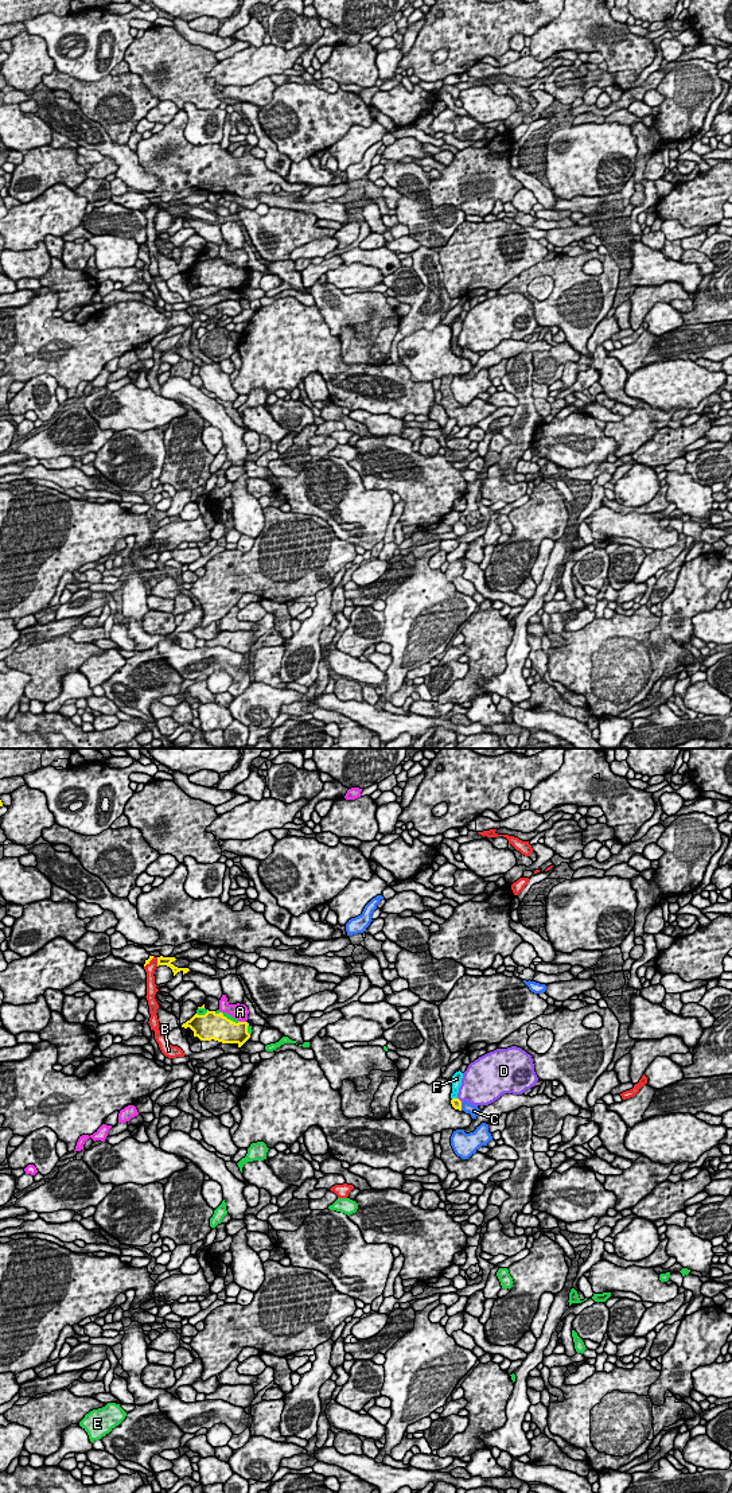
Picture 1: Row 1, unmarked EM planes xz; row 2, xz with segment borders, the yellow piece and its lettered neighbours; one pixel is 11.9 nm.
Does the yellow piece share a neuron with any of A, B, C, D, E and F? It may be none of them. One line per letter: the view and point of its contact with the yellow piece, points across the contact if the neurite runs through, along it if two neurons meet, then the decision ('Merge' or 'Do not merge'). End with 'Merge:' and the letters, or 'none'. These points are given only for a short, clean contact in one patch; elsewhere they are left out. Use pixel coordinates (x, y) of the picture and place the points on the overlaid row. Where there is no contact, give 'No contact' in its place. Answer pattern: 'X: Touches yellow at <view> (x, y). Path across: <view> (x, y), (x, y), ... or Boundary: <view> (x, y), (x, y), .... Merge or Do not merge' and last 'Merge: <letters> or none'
A: Touches yellow at xz (242, 1022). Do not merge
B: Touches yellow at xz (158, 961). Do not merge
C: Touches yellow at xz (460, 1107). Do not merge
D: Touches yellow at xz (459, 1100). Do not merge
E: Touches yellow at xz (225, 1017). Do not merge
F: Touches yellow at xz (455, 1099). Path across: xz (456, 1103), (455, 1099), (456, 1079). Merge
Merge: F

